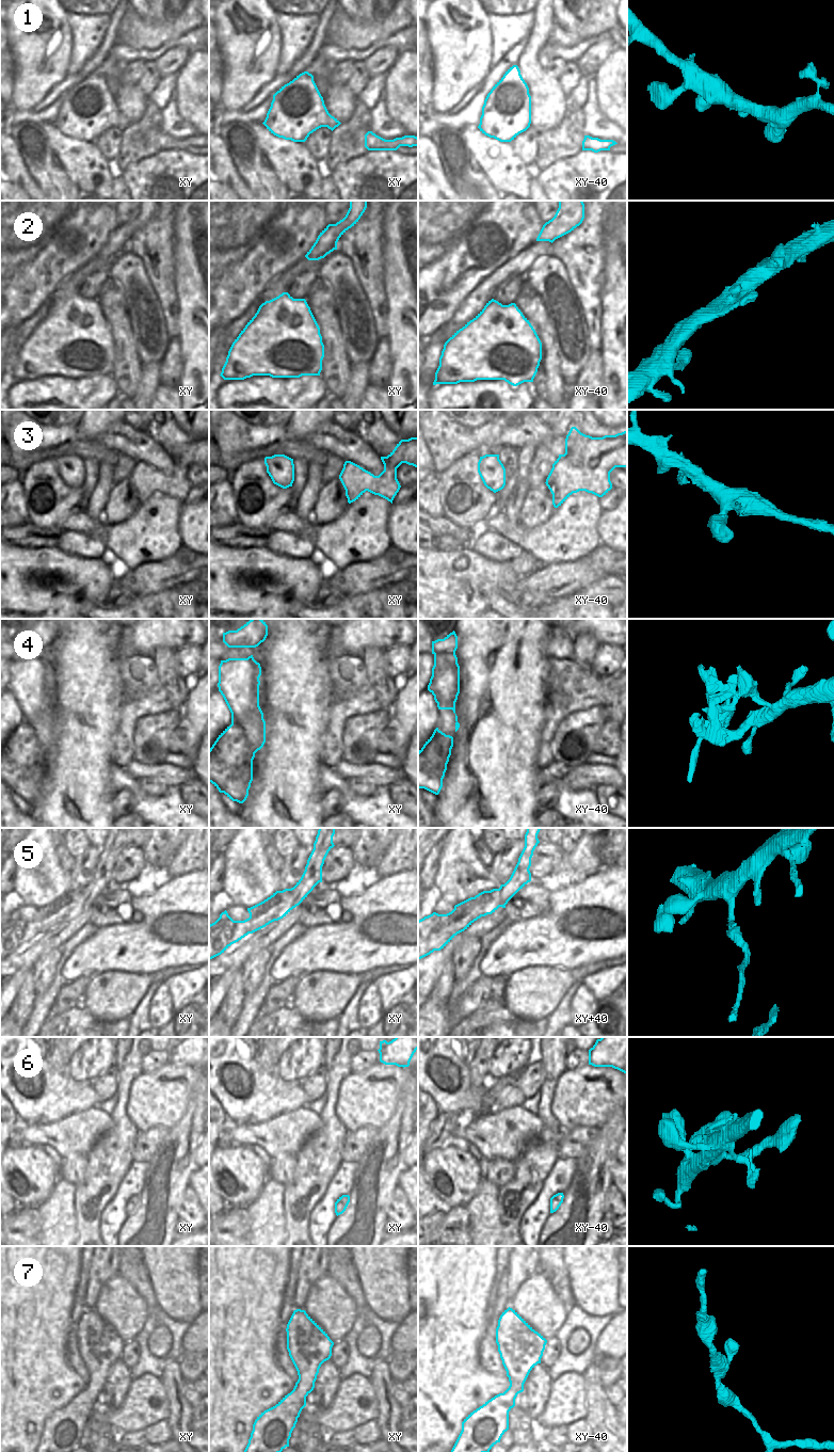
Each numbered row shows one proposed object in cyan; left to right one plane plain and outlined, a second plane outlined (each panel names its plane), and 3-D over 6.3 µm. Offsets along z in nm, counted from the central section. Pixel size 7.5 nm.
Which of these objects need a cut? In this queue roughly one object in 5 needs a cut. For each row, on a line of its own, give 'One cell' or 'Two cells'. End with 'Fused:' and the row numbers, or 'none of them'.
1: One cell
2: One cell
3: One cell
4: Two cells
5: Two cells
6: One cell
7: One cell
Fused: 4, 5

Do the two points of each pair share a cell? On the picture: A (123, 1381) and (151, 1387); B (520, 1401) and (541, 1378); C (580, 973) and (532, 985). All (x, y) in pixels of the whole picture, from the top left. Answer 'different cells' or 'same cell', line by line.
A: different cells
B: different cells
C: same cell

